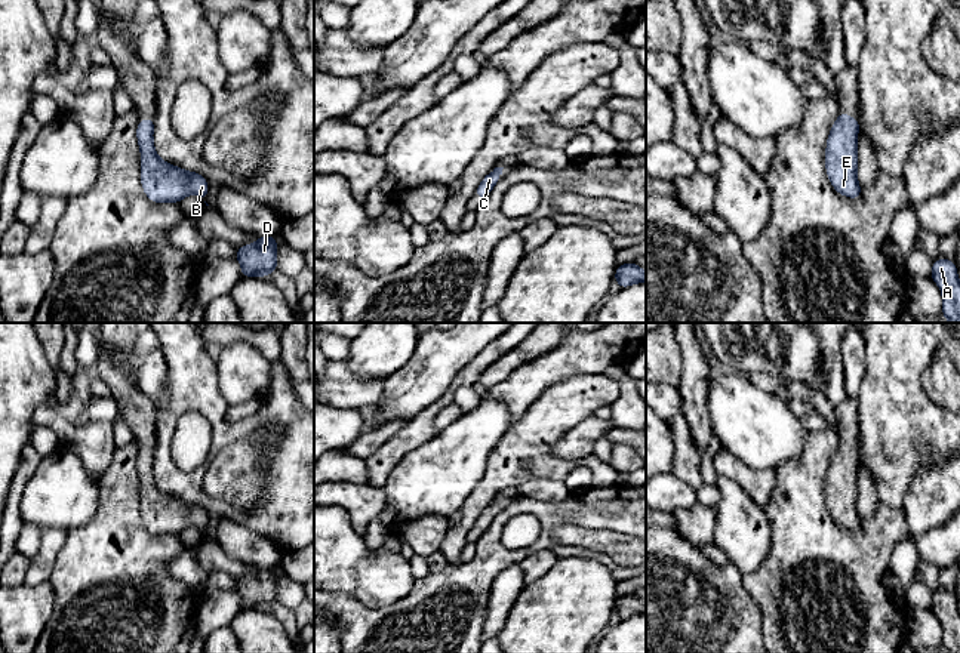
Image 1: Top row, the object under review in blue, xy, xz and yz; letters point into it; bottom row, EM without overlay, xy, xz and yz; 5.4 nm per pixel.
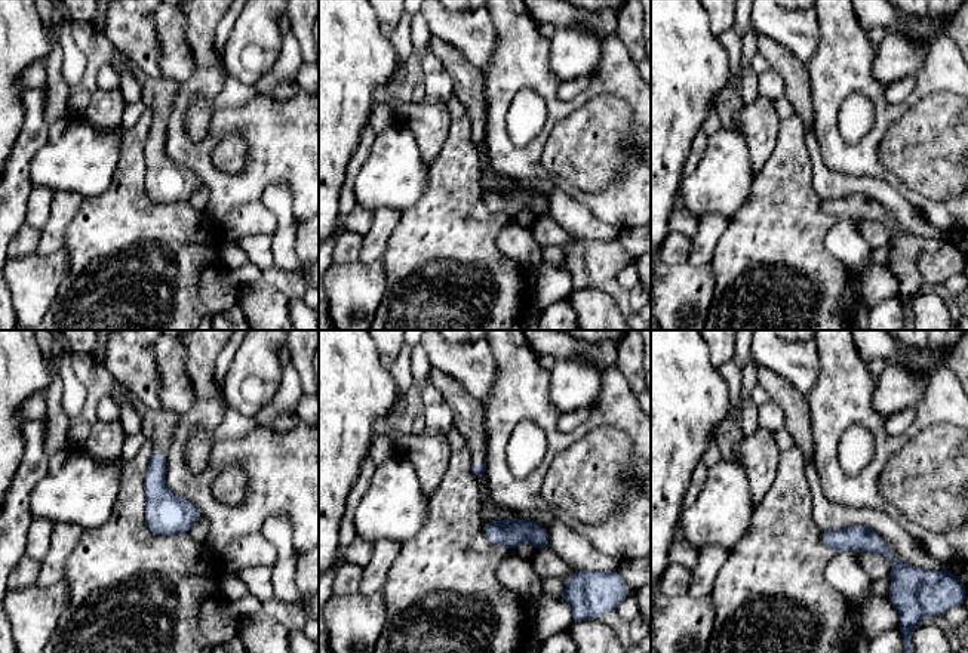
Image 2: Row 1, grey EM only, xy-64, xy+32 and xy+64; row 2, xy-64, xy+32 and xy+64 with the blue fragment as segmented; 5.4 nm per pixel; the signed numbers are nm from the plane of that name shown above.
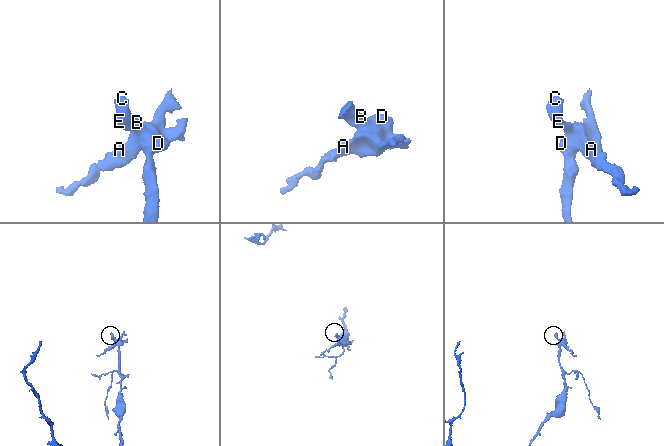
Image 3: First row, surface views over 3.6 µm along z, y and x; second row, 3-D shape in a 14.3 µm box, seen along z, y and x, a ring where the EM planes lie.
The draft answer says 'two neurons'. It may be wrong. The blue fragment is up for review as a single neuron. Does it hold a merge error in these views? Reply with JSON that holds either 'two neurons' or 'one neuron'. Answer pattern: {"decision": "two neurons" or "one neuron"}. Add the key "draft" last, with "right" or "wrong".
{"decision": "one neuron", "draft": "wrong"}

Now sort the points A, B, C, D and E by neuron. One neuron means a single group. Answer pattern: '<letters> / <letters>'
A B C D E

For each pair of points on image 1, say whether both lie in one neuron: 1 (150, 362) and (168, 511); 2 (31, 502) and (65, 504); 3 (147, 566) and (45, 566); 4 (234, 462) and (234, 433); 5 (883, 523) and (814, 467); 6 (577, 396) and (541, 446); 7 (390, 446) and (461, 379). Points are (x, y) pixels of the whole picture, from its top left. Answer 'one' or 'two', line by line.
1: two
2: one
3: two
4: two
5: one
6: one
7: one

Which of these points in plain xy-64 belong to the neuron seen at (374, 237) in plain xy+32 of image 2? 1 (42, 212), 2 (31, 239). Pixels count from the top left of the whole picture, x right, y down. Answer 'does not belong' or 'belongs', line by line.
1: does not belong
2: does not belong

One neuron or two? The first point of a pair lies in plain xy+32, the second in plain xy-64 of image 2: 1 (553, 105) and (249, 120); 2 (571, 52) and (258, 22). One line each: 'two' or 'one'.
1: one
2: one

